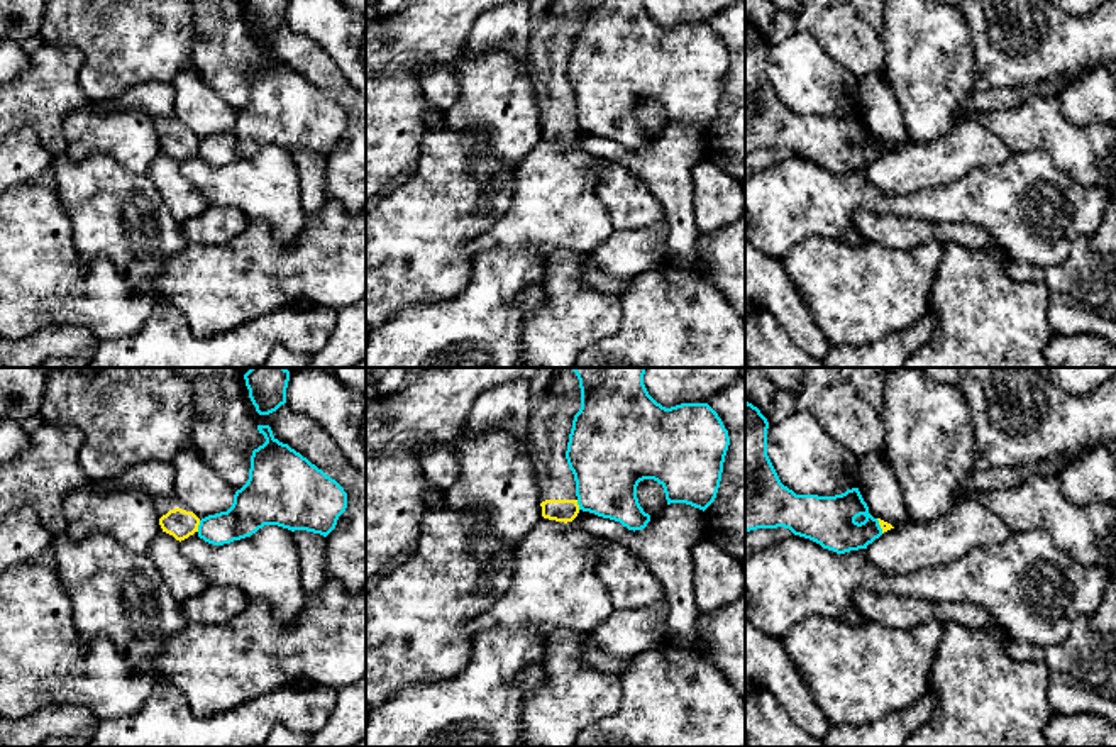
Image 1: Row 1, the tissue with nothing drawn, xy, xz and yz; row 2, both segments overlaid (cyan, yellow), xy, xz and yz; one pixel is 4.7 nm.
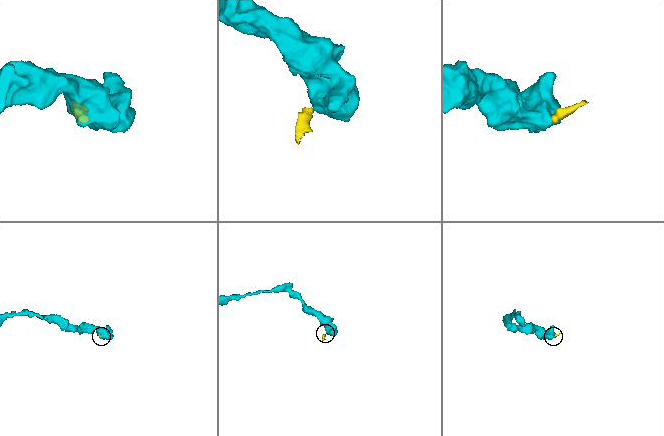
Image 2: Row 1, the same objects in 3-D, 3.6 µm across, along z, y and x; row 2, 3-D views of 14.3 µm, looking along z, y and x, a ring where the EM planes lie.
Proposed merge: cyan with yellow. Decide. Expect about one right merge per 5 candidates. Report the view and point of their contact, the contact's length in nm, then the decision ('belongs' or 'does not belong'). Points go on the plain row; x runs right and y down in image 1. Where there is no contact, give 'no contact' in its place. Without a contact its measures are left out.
xy (198, 146) | 60 nm | does not belong

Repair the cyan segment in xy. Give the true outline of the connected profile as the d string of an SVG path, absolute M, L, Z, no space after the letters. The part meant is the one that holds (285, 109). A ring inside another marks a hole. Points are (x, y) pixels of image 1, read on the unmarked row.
M257 46L257 51L266 63L252 71L247 103L235 112L234 124L227 132L200 141L198 158L208 164L224 166L251 158L264 146L278 146L291 152L307 151L327 158L347 129L347 113L300 73L279 63L269 46Z

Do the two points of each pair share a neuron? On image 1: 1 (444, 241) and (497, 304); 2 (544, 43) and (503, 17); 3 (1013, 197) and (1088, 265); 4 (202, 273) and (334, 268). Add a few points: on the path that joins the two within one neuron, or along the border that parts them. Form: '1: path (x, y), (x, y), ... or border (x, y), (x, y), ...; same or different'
1: border (476, 254), (468, 283), (444, 302); different
2: border (530, 17), (530, 48), (527, 56); different
3: border (1089, 236), (1081, 236), (1064, 260), (1033, 265); different
4: path (234, 276), (302, 270); same

